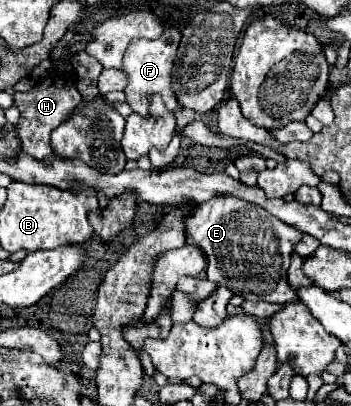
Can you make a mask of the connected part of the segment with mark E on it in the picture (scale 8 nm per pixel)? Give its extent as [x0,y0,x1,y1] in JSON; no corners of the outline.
[186,195,302,305]

